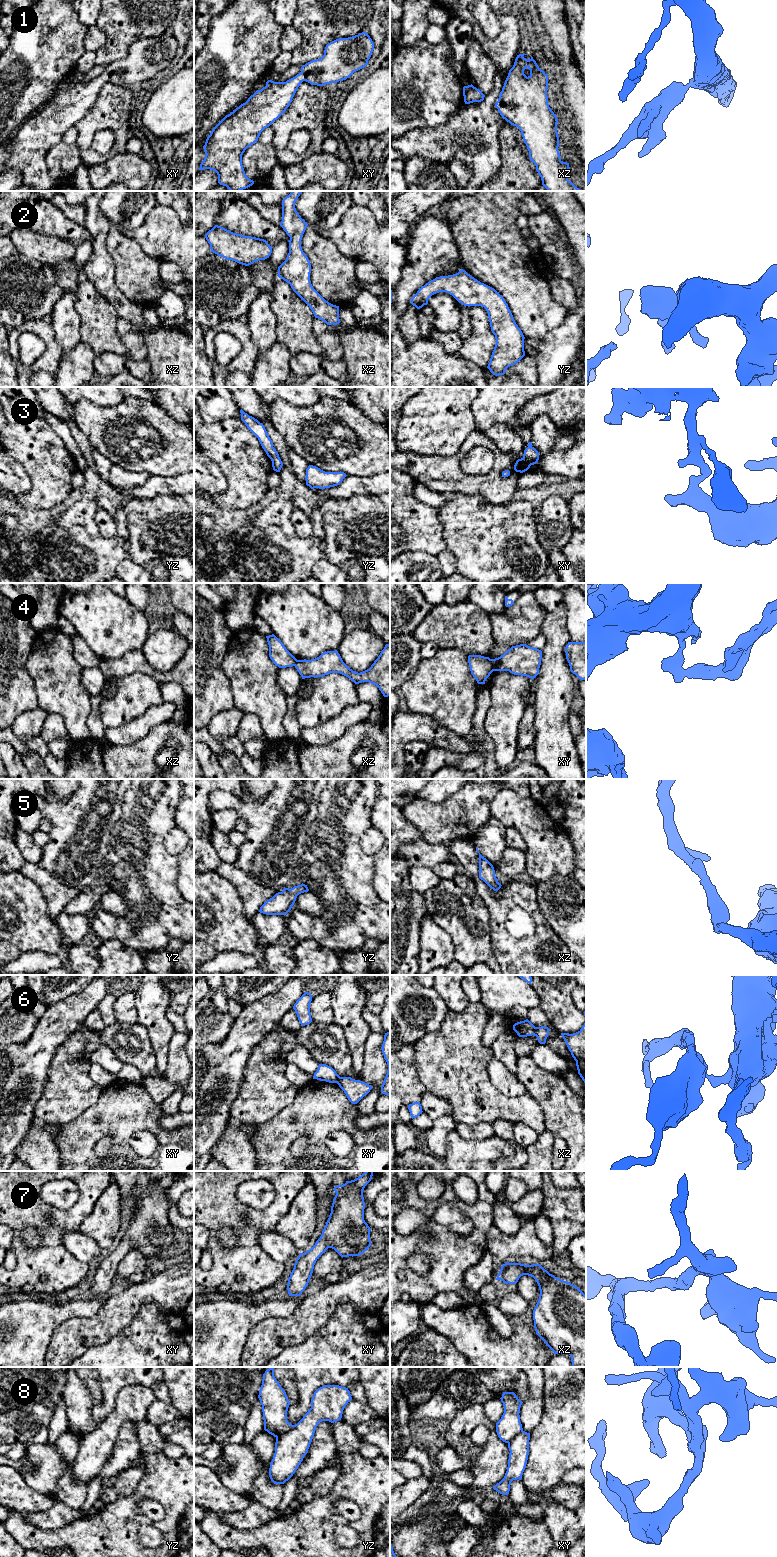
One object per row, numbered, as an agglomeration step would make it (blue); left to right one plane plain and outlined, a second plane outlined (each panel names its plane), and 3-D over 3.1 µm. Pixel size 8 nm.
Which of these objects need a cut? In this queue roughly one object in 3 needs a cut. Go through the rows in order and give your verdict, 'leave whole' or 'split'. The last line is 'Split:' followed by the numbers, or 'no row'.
1: leave whole
2: leave whole
3: leave whole
4: split
5: leave whole
6: split
7: leave whole
8: split
Split: 4, 6, 8

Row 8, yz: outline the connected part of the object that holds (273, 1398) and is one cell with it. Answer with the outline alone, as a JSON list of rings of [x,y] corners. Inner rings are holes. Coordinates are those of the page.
[[[274,1368],[263,1374],[258,1398],[262,1405],[265,1431],[277,1438],[292,1430],[294,1425],[287,1420],[290,1402],[274,1376]]]

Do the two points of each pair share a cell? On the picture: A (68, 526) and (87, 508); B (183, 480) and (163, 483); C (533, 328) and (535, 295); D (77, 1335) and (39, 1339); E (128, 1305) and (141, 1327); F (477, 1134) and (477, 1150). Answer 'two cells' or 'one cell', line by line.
A: one cell
B: one cell
C: one cell
D: two cells
E: two cells
F: two cells

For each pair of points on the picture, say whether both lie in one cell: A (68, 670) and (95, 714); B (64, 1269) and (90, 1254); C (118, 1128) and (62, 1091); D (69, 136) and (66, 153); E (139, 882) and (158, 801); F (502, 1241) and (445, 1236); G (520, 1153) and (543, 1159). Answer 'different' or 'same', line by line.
A: different
B: different
C: different
D: different
E: same
F: different
G: different

